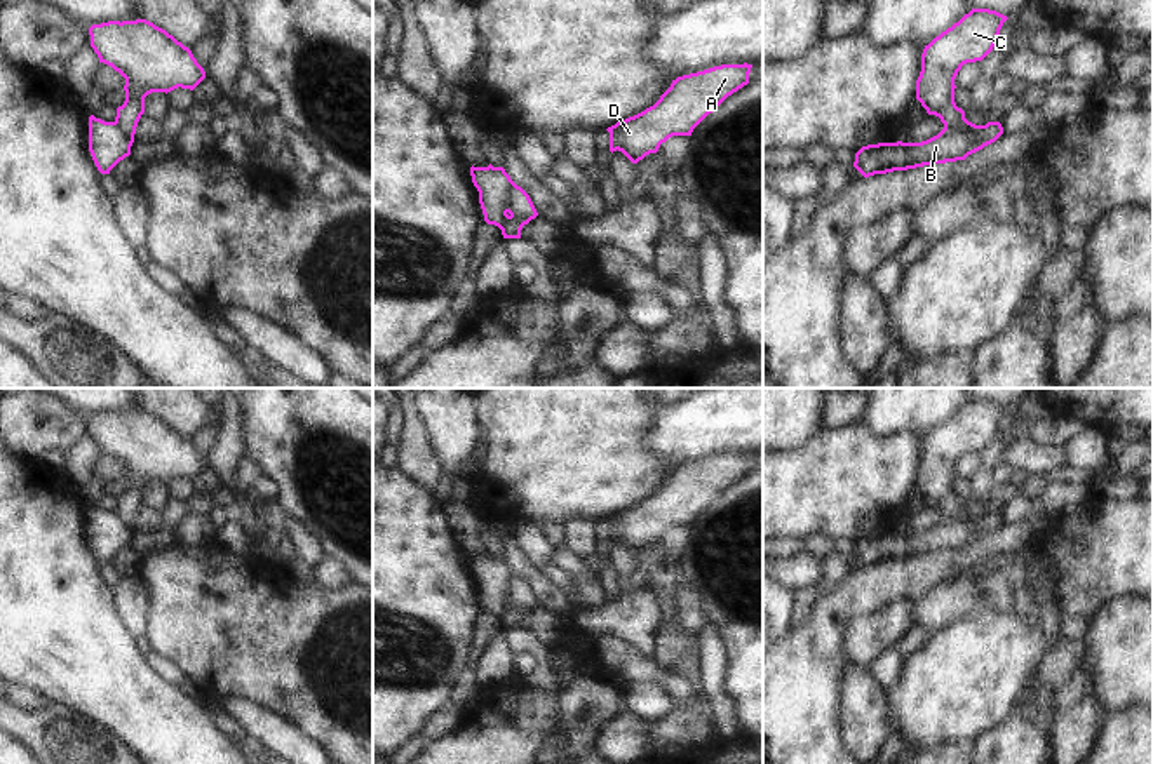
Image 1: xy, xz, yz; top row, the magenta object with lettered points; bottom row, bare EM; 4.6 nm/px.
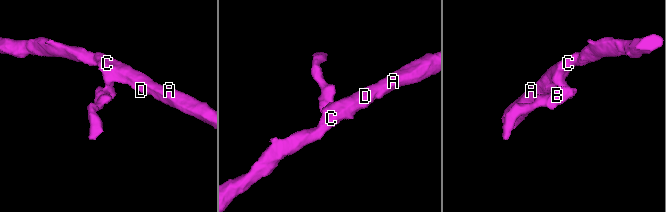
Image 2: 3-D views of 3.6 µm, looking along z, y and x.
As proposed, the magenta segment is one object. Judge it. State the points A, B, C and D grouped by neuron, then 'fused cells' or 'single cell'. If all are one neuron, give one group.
A C D / B | fused cells

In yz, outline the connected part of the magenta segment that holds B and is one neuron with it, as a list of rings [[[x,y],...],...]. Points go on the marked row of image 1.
[[[944,127],[937,136],[921,143],[878,143],[855,153],[853,167],[864,176],[907,171],[932,164],[965,160],[982,150],[974,132]]]

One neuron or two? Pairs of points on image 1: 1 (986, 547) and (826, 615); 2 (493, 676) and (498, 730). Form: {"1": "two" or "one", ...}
{"1": "one", "2": "two"}

